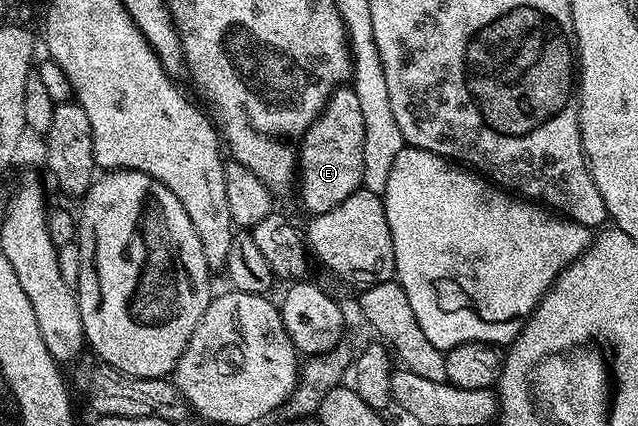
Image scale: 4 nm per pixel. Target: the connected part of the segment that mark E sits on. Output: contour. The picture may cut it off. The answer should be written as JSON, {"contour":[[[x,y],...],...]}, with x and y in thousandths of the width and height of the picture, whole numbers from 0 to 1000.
{"contour":[[[553,207],[525,209],[503,270],[483,298],[467,345],[464,406],[464,446],[486,505],[533,486],[545,458],[569,441],[571,268],[564,261],[564,239],[558,235]]]}

